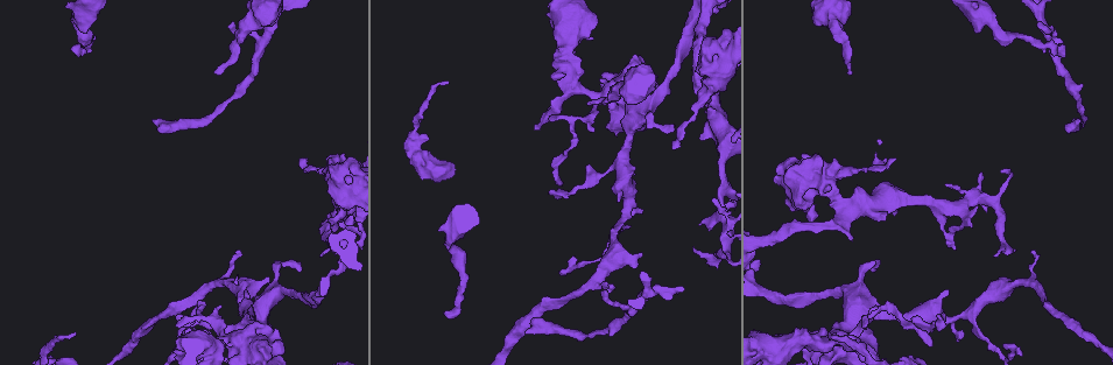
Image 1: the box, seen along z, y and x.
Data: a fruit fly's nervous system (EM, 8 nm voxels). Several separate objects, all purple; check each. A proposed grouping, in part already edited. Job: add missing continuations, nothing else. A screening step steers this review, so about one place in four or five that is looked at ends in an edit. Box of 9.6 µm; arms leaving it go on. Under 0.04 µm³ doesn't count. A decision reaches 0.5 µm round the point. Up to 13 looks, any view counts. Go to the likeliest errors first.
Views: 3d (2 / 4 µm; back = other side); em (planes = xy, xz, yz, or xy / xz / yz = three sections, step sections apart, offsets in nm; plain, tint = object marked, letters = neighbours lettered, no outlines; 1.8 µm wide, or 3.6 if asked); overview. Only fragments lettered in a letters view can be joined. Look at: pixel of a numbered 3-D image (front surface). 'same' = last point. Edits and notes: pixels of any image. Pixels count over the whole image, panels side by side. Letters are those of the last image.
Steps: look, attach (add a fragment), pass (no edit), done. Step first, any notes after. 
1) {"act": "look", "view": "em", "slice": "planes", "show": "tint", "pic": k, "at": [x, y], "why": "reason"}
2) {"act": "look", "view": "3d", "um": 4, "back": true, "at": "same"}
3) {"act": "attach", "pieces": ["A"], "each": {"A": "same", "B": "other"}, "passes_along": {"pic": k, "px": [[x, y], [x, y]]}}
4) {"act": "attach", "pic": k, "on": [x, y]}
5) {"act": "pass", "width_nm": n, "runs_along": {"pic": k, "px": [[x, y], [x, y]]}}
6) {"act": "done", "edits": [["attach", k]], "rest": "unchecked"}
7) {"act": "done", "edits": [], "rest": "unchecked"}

{"act": "look", "view": "em", "slice": "planes", "show": "letters", "pic": 1, "at": [153, 120], "why": "end of a long branch"}

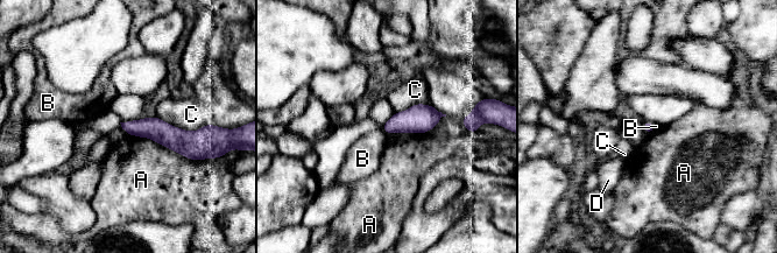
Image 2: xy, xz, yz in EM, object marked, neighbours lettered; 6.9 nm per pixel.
{"act": "pass", "each": {"A": "other", "B": "other", "C": "other", "D": "other"}, "runs_along": {"pic": 2, "px": [[125, 125], [195, 139]]}, "found": "none of them fits"}

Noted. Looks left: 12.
{"act": "look", "view": "em", "um": 3.6, "slice": "planes", "show": "plain", "pic": 1, "at": [1060, 45], "why": "free end"}

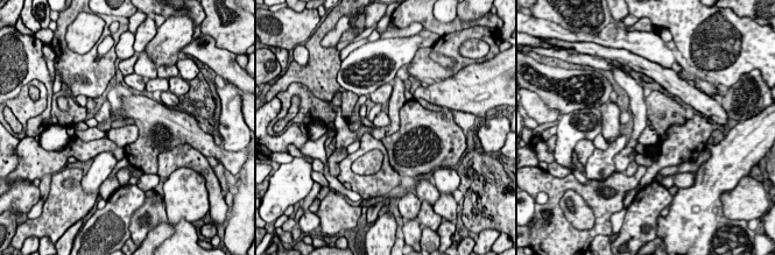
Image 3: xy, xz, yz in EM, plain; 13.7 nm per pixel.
{"act": "look", "view": "em", "um": 3.6, "slice": "planes", "show": "letters", "at": "same"}

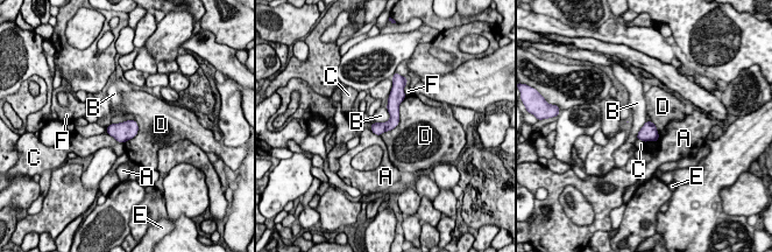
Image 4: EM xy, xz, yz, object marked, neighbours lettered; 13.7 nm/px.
{"act": "pass", "each": {"A": "other", "B": "other", "C": "other", "D": "other", "E": "other", "F": "other"}, "runs_along": {"pic": 4, "px": [[396, 92], [394, 119], [376, 131]]}, "found": "no lettered fragment goes on from it"}

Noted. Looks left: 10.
{"act": "look", "view": "em", "slice": "planes", "show": "letters", "pic": 1, "at": [851, 75], "why": "an open end"}

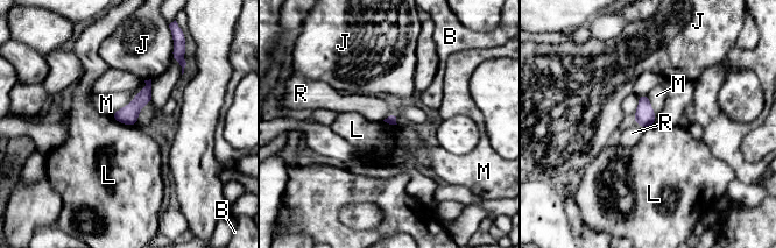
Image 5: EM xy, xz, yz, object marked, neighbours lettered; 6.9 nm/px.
{"act": "pass", "each": {"B": "other", "J": "other", "L": "other", "M": "other", "R": "other"}, "border": {"pic": 5, "px": [[110, 115], [117, 121], [135, 126]]}, "found": "none of them fits"}

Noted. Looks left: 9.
{"act": "look", "view": "em", "um": 3.6, "slice": "planes", "show": "letters", "pic": 1, "at": [714, 198], "why": "branch stops here"}

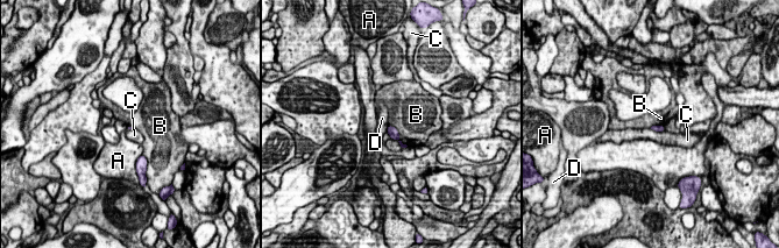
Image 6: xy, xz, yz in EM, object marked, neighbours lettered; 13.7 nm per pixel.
{"act": "pass", "each": {"A": "other", "B": "other", "C": "other", "D": "other"}, "border": {"pic": 6, "px": [[389, 125], [404, 144]]}, "found": "none of them fits"}

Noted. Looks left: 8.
{"act": "look", "view": "3d", "um": 4, "pic": 1, "at": [830, 333], "why": "tapers out"}

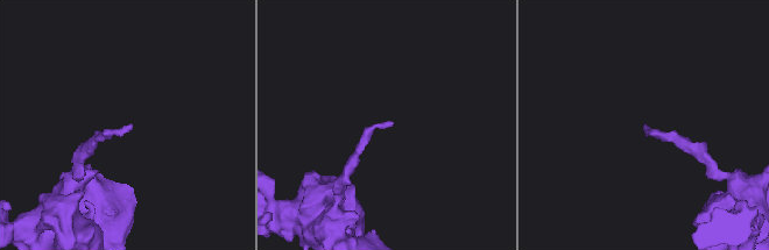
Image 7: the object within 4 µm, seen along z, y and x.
{"act": "look", "view": "em", "slice": "xy", "step": 8, "show": "tint", "pic": 7, "at": [131, 128]}

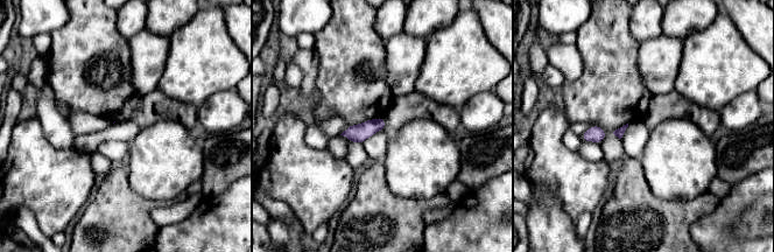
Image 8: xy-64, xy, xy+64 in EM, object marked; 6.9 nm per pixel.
{"act": "look", "view": "em", "slice": "planes", "show": "letters", "at": "same"}

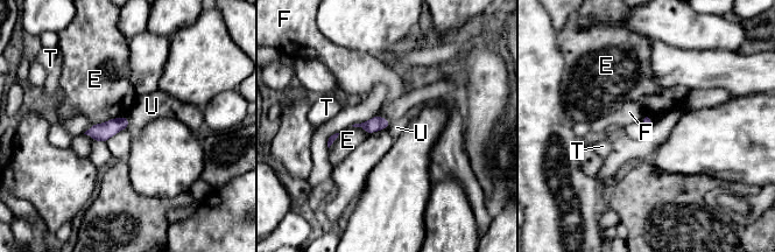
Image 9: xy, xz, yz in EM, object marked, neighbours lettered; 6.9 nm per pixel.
{"act": "pass", "longest_contact_nm": ["E", 240], "each": {"E": "other", "F": "other", "T": "other", "U": "other"}, "border": {"pic": 9, "px": [[126, 116], [129, 126]]}, "found": "none of them fits"}

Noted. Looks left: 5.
{"act": "done", "edits": [], "rest": "unchecked"}

